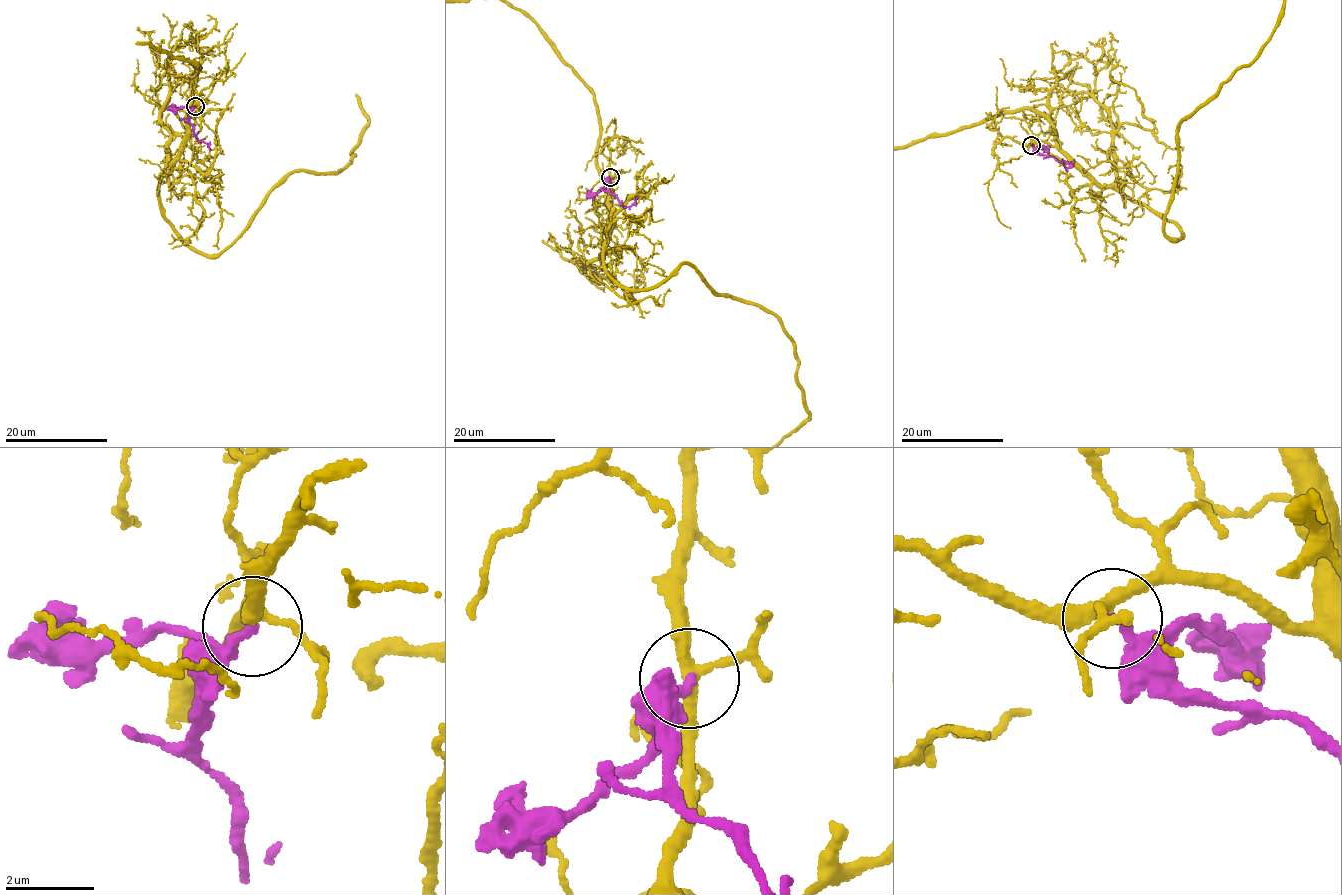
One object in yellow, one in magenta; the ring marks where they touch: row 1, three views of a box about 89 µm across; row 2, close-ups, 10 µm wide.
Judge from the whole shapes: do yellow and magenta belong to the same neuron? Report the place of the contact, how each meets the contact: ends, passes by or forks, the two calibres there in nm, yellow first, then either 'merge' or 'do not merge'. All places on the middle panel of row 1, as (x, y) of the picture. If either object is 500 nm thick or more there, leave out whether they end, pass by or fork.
place (610, 177); yellow forks; magenta ends; calibres 280 and 220 nm; do not merge

